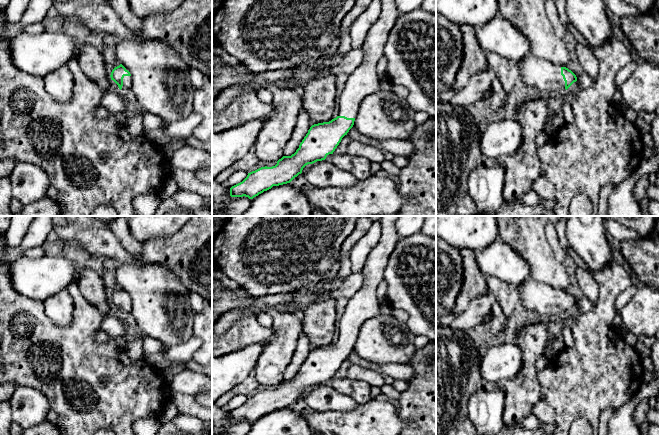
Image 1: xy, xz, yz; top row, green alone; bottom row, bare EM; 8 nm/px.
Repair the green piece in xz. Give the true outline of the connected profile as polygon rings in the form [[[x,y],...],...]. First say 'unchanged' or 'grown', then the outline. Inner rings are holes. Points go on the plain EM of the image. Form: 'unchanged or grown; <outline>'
grown; [[[382,216],[380,219],[382,231],[378,244],[370,251],[364,263],[362,273],[364,276],[360,289],[351,297],[345,307],[340,319],[338,330],[339,338],[329,346],[314,348],[299,369],[299,372],[291,380],[283,380],[272,391],[261,391],[248,397],[247,401],[240,407],[230,412],[231,421],[248,421],[253,423],[259,418],[279,410],[290,407],[295,401],[302,397],[303,392],[308,388],[325,384],[329,378],[333,378],[342,362],[347,359],[353,351],[360,327],[369,318],[379,314],[379,302],[376,297],[376,289],[384,280],[384,272],[391,253],[394,251],[401,236],[396,230],[396,222],[399,216]]]

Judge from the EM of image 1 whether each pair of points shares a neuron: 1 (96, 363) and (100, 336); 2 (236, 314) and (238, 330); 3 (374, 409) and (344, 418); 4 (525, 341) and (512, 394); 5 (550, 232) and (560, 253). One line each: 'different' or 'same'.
1: different
2: different
3: same
4: same
5: same

